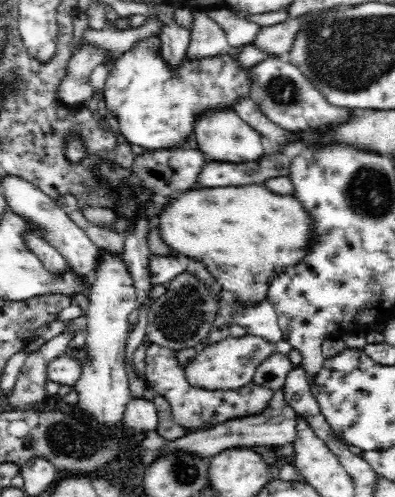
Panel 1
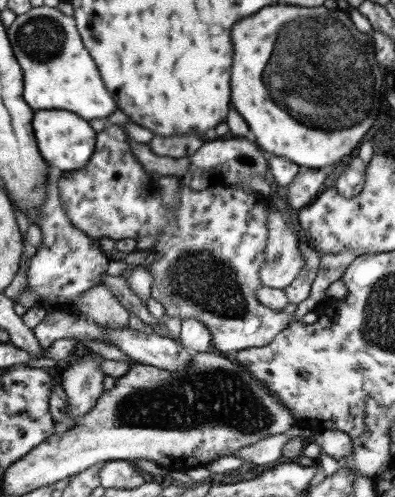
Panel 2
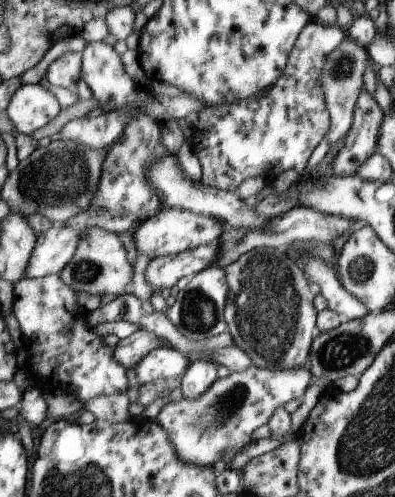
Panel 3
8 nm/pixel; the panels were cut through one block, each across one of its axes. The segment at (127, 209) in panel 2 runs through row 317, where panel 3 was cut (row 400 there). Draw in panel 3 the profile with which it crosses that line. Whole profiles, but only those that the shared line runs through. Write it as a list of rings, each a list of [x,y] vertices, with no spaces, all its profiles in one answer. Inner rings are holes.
[[[307,362],[297,370],[263,370],[249,366],[243,372],[231,372],[215,380],[205,394],[195,400],[183,398],[167,402],[155,422],[165,430],[171,448],[185,466],[209,468],[213,472],[229,470],[231,460],[243,452],[251,442],[251,434],[269,422],[275,408],[287,402],[301,400],[311,384]]]

